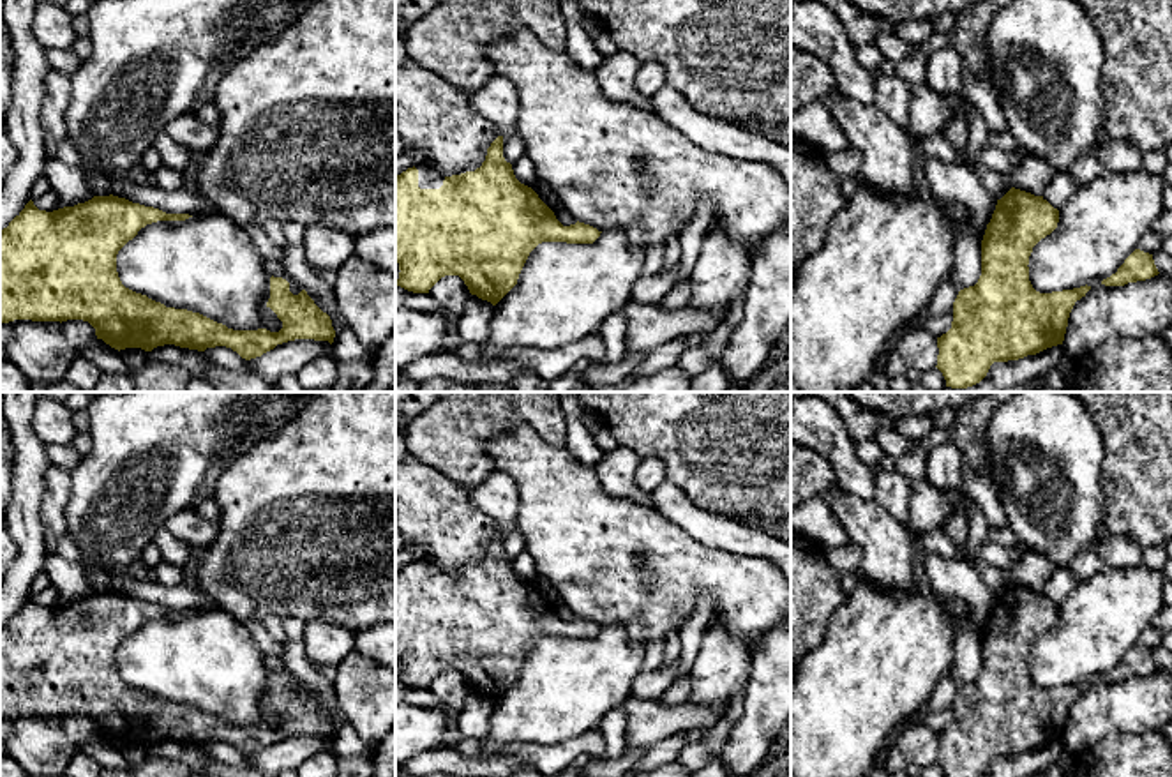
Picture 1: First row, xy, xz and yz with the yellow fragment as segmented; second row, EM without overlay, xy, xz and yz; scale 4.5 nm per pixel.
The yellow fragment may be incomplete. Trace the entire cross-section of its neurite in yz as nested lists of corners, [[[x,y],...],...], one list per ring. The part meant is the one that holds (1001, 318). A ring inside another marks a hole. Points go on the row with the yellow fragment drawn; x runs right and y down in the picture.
[[[1011,187],[997,200],[981,240],[981,275],[974,286],[958,291],[953,302],[951,328],[937,337],[937,369],[946,387],[967,388],[980,383],[994,362],[1018,360],[1063,344],[1068,318],[1077,300],[1091,286],[1040,293],[1029,281],[1033,247],[1050,235],[1059,223],[1059,210],[1043,196]]]

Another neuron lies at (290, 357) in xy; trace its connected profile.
[[[295,339],[277,344],[261,357],[247,360],[251,374],[275,385],[286,374],[297,374],[307,362],[332,353],[328,341]]]

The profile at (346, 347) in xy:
[[[282,245],[284,258],[281,265],[288,275],[307,291],[314,304],[330,316],[335,337],[332,343],[332,357],[337,362],[357,362],[371,351],[358,341],[351,327],[344,321],[334,286],[325,283],[316,270],[312,270],[304,256],[302,245]]]

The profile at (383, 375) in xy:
[[[395,330],[374,351],[372,380],[360,392],[395,392]]]

